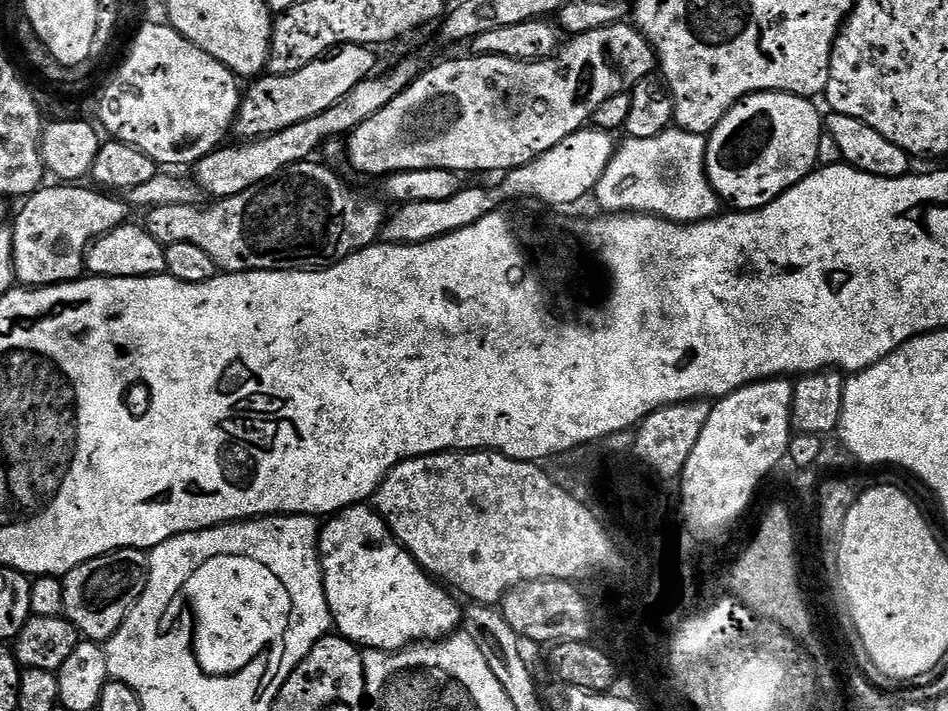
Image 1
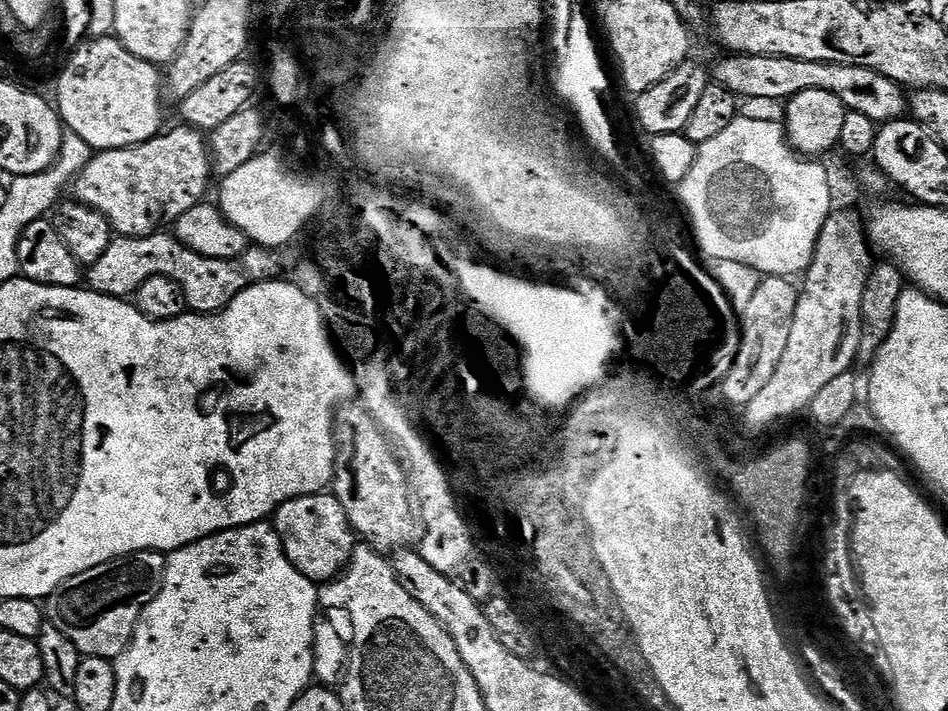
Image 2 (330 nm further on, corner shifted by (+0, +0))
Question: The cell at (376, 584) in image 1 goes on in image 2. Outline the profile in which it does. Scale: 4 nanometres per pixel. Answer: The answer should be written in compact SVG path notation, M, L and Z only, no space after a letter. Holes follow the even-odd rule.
M324 492L299 496L280 505L274 513L274 527L286 558L290 558L292 565L313 582L335 580L348 567L358 543L352 523L346 518L346 510L342 510L335 495Z

